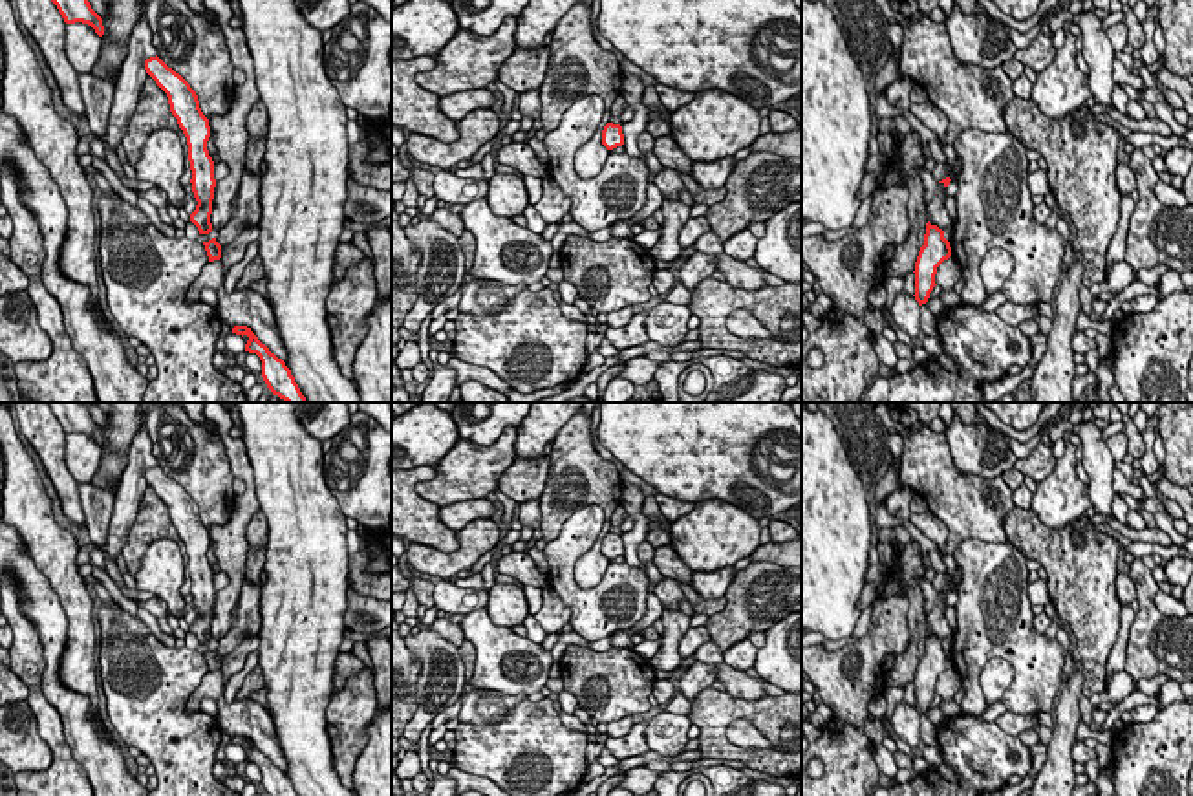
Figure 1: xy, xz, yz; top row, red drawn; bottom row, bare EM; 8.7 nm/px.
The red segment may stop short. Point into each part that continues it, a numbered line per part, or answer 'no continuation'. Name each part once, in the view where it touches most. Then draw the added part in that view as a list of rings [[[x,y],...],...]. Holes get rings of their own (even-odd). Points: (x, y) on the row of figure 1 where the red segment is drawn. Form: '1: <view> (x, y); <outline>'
no continuation

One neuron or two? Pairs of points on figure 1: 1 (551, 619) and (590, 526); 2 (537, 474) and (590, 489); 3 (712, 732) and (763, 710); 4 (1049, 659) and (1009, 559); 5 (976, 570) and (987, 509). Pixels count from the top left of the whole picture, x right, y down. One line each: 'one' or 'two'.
1: two
2: two
3: one
4: one
5: two

